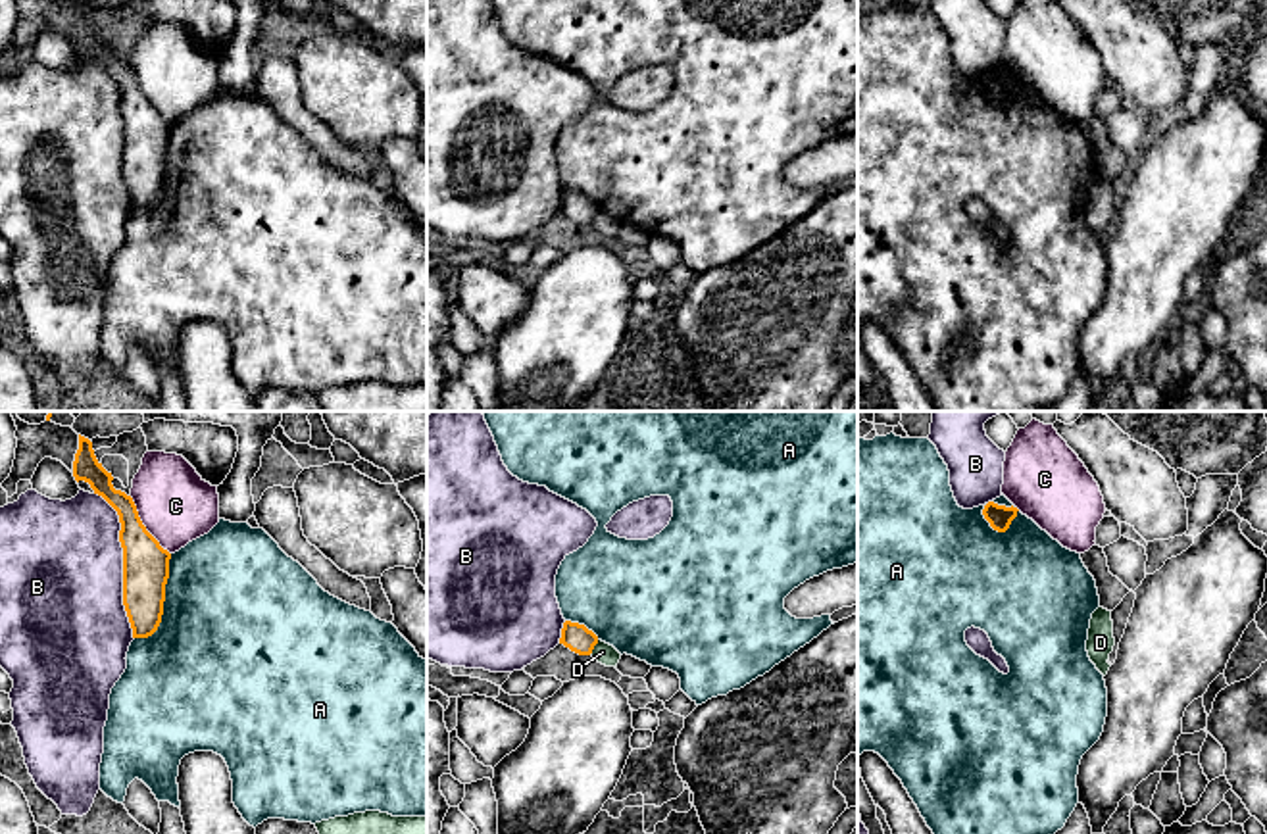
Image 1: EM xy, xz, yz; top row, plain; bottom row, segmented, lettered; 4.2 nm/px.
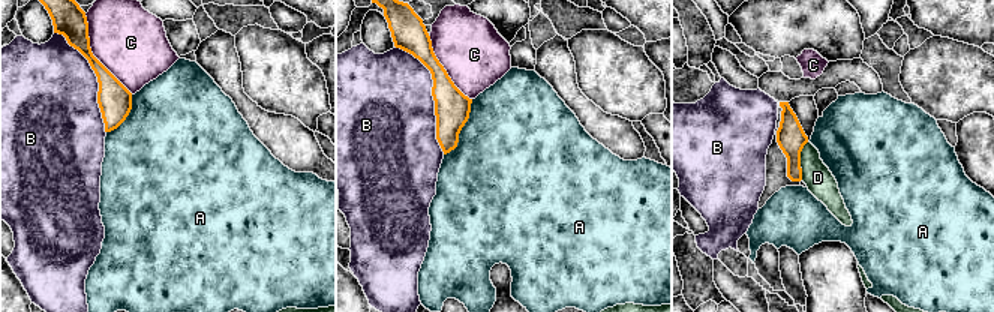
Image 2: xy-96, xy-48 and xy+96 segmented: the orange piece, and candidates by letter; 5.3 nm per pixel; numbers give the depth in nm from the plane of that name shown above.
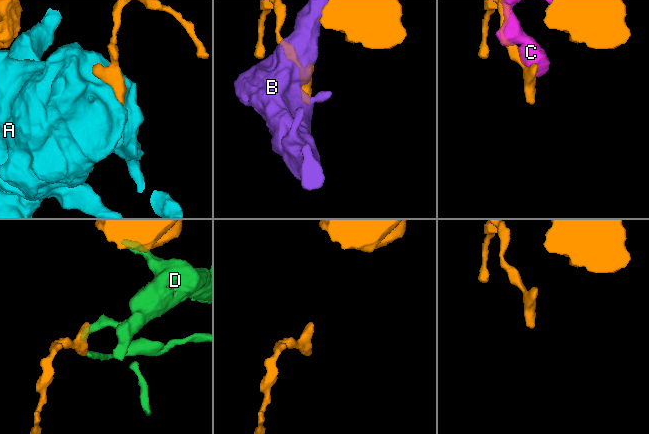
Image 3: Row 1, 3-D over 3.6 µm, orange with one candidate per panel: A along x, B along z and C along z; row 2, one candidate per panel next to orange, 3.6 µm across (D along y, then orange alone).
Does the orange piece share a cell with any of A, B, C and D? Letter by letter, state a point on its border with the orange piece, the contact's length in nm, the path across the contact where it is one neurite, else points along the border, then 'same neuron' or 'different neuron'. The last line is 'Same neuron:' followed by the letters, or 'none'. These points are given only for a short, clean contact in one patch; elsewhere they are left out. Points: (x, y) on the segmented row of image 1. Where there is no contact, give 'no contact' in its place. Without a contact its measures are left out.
A: xy (164, 600) | 400 nm | different neuron
B: xy (124, 565) | 650 nm | different neuron
C: xy (143, 525) | 300 nm | different neuron
D: xz (593, 648) | 80 nm | along xz (598, 640), (589, 654) | different neuron
Same neuron: none

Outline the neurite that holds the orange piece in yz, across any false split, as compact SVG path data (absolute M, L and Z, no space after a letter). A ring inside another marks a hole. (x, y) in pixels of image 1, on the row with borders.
M988 502L982 509L984 519L990 523L990 527L998 532L1006 532L1011 525L1011 521L1017 517L1017 507L1006 507L998 505L994 502Z

